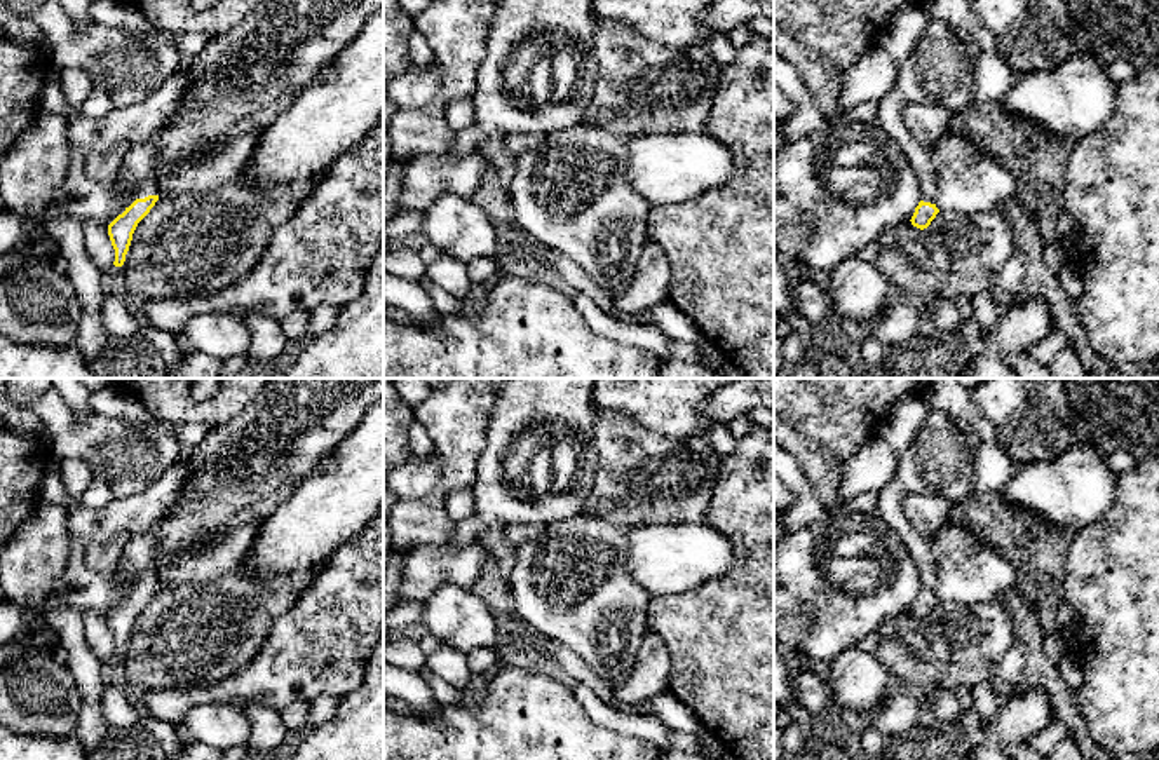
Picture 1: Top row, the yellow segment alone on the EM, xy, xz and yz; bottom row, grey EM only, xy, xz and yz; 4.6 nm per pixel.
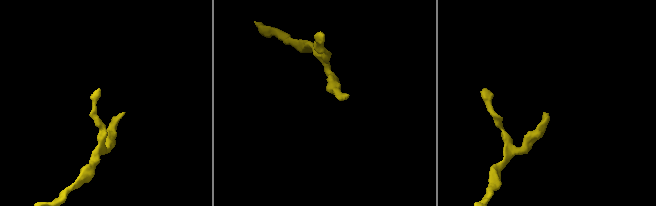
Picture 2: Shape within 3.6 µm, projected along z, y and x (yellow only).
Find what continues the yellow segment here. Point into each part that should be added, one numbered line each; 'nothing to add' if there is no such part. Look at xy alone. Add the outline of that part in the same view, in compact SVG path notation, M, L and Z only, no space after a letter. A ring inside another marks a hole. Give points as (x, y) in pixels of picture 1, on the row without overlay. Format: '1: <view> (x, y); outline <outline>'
1: xy (136, 560); outline M153 530L139 532L125 539L117 570L127 582L132 584L132 589L125 594L125 598L129 598L136 589L159 586L159 579L152 568L155 544L157 537Z

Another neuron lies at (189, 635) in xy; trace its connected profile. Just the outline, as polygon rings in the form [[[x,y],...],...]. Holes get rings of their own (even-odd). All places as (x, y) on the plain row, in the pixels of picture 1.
[[[244,567],[214,580],[159,587],[138,614],[120,657],[134,694],[216,685],[249,666],[272,624],[288,612],[303,584],[284,575],[256,575]]]

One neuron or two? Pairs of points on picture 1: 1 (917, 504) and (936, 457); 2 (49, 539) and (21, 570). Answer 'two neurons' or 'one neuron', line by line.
1: two neurons
2: one neuron

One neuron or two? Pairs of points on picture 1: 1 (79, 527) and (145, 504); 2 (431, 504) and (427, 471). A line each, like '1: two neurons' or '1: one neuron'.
1: one neuron
2: two neurons

